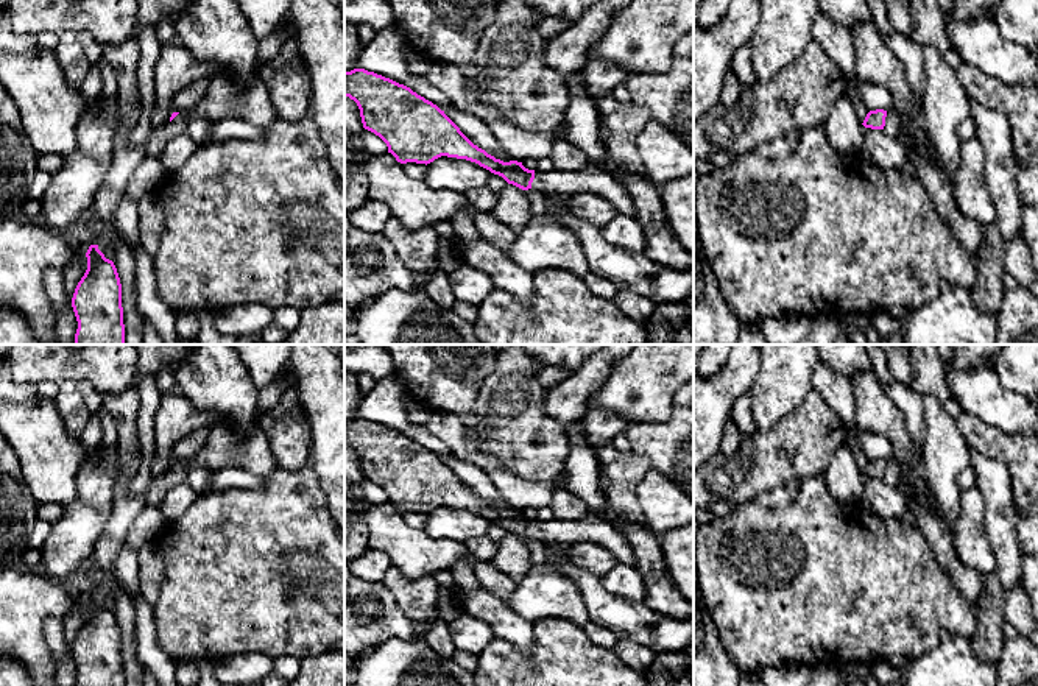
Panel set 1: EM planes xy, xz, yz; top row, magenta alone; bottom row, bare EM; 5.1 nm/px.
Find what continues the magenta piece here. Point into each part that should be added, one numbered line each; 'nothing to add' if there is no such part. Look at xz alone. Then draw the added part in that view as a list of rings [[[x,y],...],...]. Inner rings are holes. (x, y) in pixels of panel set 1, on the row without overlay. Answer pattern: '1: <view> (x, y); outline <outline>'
1: xz (591, 529); outline [[[595,513],[575,521],[536,521],[531,538],[544,544],[597,543],[609,549],[619,563],[634,566],[636,558],[625,536],[609,521]]]

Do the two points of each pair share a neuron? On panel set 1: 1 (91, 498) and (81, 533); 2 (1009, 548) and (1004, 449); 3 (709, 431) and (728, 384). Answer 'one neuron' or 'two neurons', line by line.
1: one neuron
2: two neurons
3: one neuron

